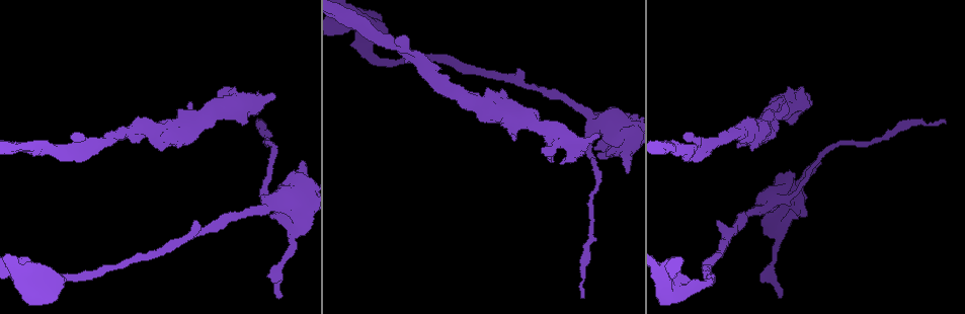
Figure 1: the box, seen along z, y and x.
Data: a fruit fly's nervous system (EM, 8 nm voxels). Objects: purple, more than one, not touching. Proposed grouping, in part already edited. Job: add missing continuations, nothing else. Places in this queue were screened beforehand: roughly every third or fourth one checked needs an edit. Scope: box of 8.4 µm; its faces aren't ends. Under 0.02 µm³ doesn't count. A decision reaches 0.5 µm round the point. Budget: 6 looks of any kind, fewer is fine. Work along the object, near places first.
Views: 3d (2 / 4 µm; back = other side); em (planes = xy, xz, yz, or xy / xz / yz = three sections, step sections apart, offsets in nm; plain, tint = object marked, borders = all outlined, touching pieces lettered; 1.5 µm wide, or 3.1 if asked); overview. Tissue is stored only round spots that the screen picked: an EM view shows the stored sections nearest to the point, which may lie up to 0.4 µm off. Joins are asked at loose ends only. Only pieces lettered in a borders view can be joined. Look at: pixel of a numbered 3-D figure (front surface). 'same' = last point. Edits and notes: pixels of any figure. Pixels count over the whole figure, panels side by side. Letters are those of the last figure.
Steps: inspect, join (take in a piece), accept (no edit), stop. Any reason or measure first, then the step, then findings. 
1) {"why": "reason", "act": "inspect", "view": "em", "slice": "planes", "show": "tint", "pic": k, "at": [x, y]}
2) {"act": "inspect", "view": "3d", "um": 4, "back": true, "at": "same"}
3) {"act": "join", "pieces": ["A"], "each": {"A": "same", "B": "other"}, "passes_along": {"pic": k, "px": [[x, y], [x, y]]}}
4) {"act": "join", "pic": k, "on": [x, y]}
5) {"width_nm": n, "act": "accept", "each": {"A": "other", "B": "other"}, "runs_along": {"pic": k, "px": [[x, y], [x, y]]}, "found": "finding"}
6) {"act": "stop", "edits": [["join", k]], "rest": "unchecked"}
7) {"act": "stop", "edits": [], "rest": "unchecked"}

{"why": "an open end", "act": "inspect", "view": "em", "slice": "planes", "show": "borders", "pic": 1, "at": [682, 277]}

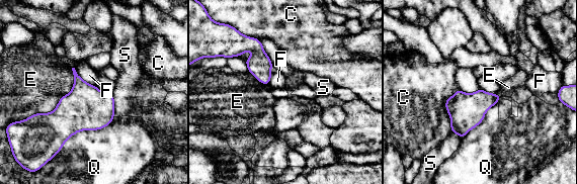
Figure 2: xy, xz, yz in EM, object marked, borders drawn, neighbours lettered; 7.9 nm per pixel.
{"longest_contact_nm": ["E", 550], "act": "accept", "each": {"C": "other", "E": "other", "F": "other", "Q": "other", "S": "other"}, "border": {"pic": 2, "px": [[74, 68], [83, 80], [95, 86]]}, "found": "no lettered piece goes on from it"}

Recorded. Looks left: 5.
{"why": "stops while still wide", "act": "inspect", "view": "3d", "um": 4, "pic": 1, "at": [259, 105]}

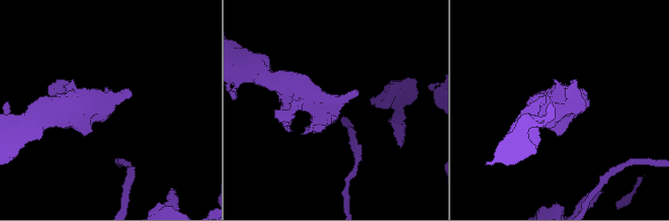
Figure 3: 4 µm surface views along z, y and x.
{"why": "now the EM", "act": "inspect", "view": "em", "slice": "xy", "step": 8, "show": "borders", "pic": 3, "at": [105, 104]}

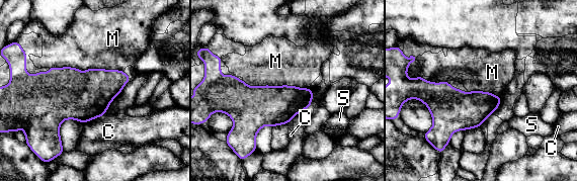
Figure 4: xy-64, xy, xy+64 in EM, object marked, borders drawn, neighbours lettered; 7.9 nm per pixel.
{"act": "join", "pieces": ["M"], "each": {"C": "other", "M": "same", "S": "other"}, "passes_along": {"pic": 4, "px": [[83, 100], [86, 69], [96, 39]]}, "found": "it goes on there"}

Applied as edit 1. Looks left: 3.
{"why": "branch stops here", "act": "inspect", "view": "em", "slice": "planes", "show": "borders", "pic": 1, "at": [628, 172]}

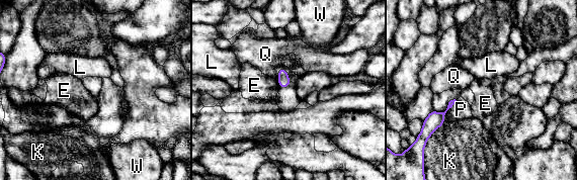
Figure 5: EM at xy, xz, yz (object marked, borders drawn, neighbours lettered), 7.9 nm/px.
{"act": "accept", "each": {"E": "other", "K": "other", "L": "other", "P": "other", "Q": "other", "W": "other"}, "border": {"pic": 5, "px": [[277, 81], [279, 86]]}, "found": "no lettered piece goes on from it"}

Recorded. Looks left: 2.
{"act": "stop", "edits": [["join", 4]], "rest": "unchecked"}

